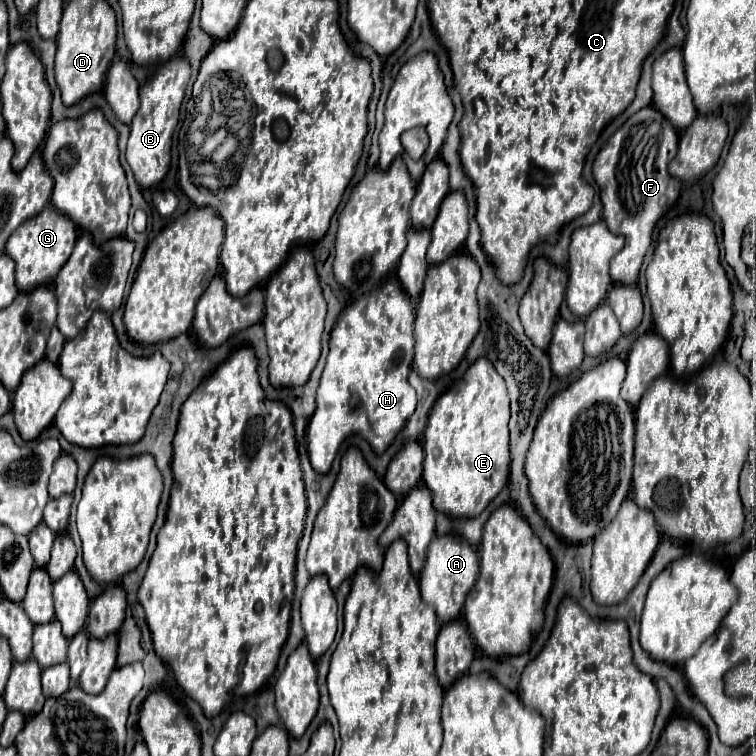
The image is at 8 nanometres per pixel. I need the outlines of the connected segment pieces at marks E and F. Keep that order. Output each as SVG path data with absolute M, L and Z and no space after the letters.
M478 358L448 392L434 404L424 432L424 484L432 494L434 508L450 518L474 518L490 504L490 500L506 486L510 474L510 446L508 446L510 398L502 376L490 366L488 358Z
M652 106L632 114L626 124L608 140L594 160L594 178L600 186L602 220L624 236L624 248L610 262L610 276L616 284L634 286L640 266L652 242L652 232L662 214L676 202L680 182L668 174L668 164L678 150L678 132Z

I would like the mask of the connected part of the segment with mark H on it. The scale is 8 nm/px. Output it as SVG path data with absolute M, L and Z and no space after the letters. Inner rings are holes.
M388 280L376 292L364 294L362 298L356 300L356 304L350 304L338 316L338 322L330 334L330 352L328 352L326 368L322 372L318 396L316 396L318 408L306 430L306 446L308 446L310 462L318 474L330 472L342 442L352 434L352 422L356 422L356 418L358 418L358 436L364 438L370 444L370 448L380 456L388 450L388 446L394 442L398 432L406 426L408 418L414 414L416 392L408 384L408 374L414 360L414 328L412 326L414 326L412 304L398 280ZM354 394L360 396L360 404L356 406L356 410L350 410L350 398Z

